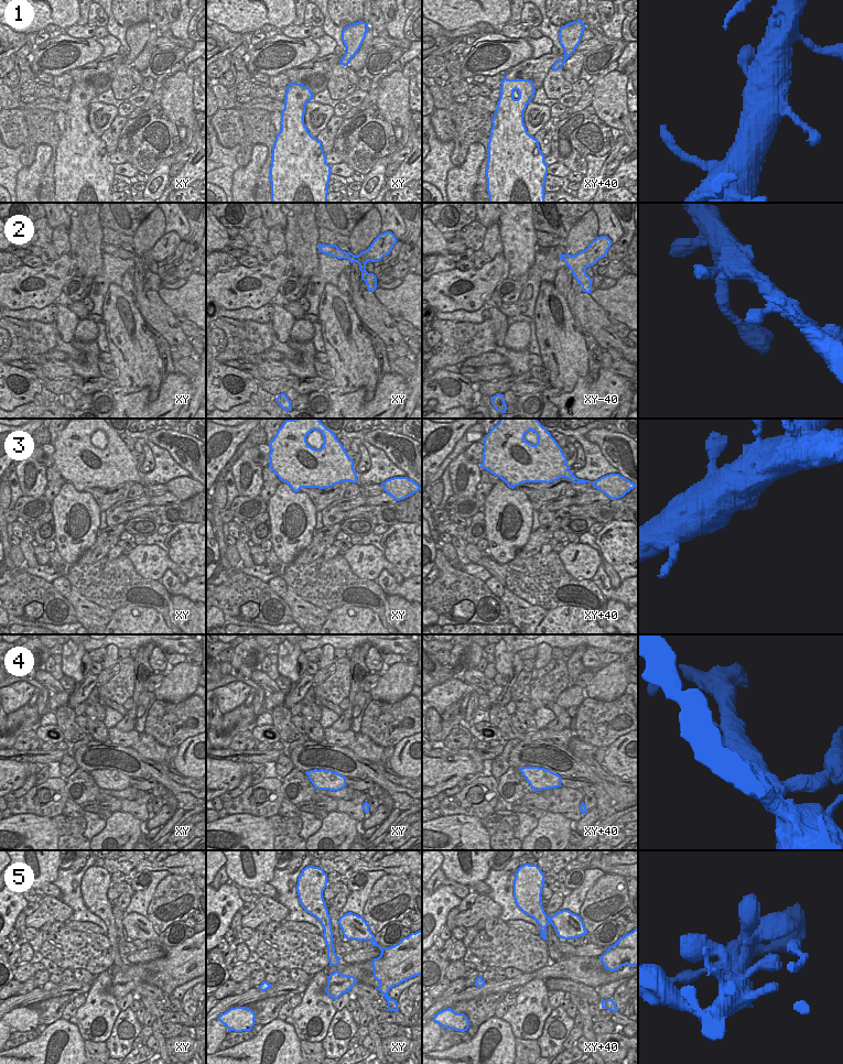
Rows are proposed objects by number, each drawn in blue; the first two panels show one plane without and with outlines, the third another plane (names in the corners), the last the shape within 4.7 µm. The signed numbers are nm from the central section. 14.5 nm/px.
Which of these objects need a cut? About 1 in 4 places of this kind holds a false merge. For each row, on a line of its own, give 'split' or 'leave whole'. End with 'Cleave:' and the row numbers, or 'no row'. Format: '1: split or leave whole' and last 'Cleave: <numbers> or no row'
1: leave whole
2: leave whole
3: leave whole
4: split
5: leave whole
Cleave: 4

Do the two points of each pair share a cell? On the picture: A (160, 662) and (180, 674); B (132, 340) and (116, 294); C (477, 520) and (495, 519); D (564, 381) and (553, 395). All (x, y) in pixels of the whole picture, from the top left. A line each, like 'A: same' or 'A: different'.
A: different
B: same
C: different
D: different

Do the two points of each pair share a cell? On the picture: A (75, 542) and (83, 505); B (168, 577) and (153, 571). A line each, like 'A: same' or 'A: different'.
A: same
B: different

